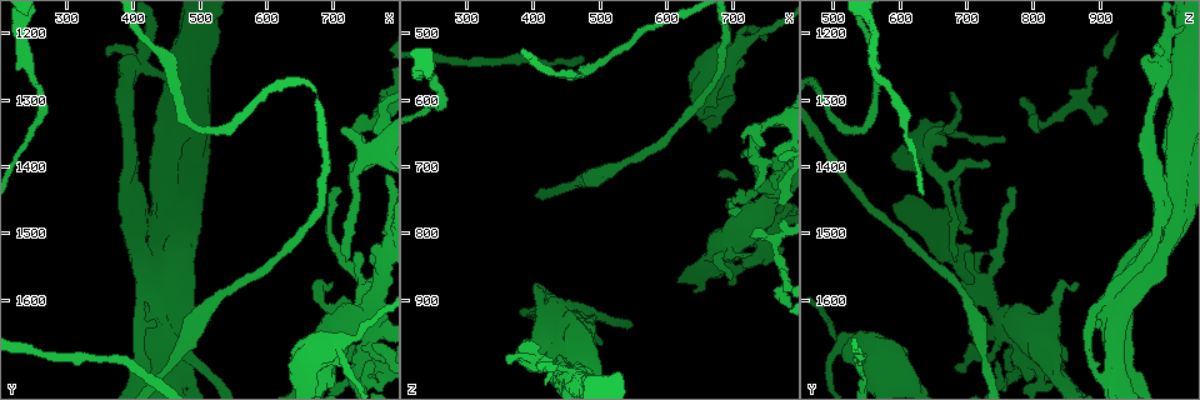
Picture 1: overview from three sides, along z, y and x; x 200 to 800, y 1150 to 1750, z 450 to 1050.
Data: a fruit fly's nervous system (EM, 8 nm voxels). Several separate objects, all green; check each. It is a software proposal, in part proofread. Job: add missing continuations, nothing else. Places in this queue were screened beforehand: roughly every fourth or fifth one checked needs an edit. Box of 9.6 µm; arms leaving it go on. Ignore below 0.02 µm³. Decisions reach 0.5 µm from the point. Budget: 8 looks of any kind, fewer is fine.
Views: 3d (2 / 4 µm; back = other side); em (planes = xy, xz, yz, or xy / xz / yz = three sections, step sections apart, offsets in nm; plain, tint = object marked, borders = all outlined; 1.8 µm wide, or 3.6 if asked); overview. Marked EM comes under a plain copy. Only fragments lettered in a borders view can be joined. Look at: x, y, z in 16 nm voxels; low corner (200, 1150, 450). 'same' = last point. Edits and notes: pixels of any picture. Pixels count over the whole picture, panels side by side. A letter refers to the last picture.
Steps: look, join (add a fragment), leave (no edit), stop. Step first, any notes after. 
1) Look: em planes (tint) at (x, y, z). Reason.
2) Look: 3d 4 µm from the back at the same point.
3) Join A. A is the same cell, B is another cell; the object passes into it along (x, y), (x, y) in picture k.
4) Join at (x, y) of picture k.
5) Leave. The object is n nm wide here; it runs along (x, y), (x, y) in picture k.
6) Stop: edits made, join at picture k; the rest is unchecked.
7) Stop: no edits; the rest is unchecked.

Look: em xy step 16 (borders) at (725, 1605, 830). Branch stops here.

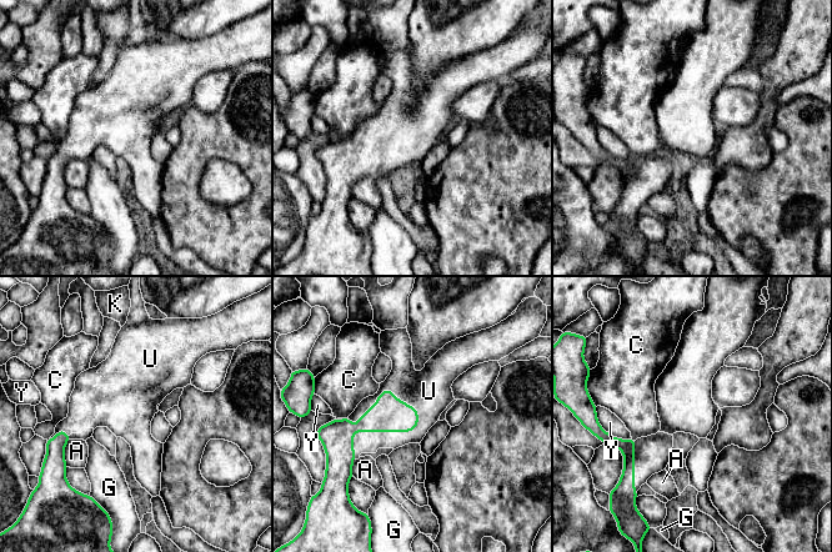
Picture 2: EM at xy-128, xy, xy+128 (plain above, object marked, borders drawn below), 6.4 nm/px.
Join U. U is the same cell, A, C, G, K and Y are other cells; it goes on there.

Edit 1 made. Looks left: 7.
Look: em yz step 16 (tint) at (720, 1545, 685). An open end.

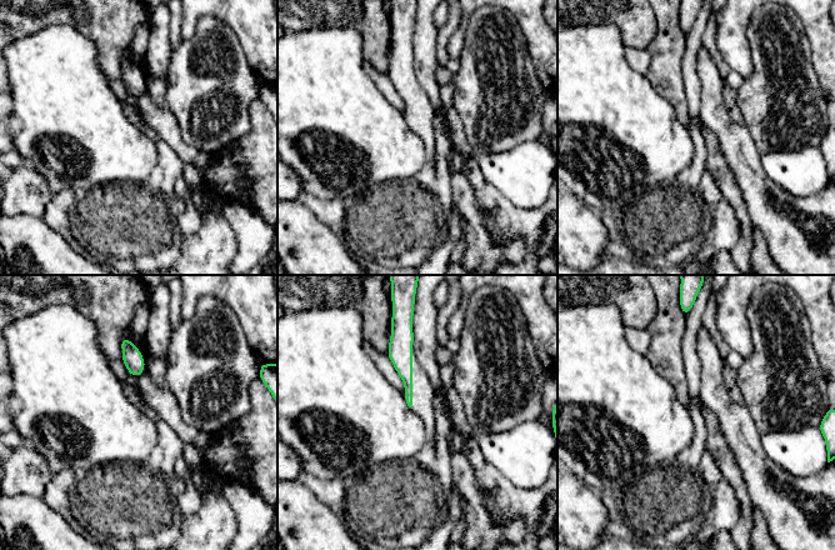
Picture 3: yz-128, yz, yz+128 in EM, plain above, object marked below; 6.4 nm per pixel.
Look: em planes (borders) at the same point.

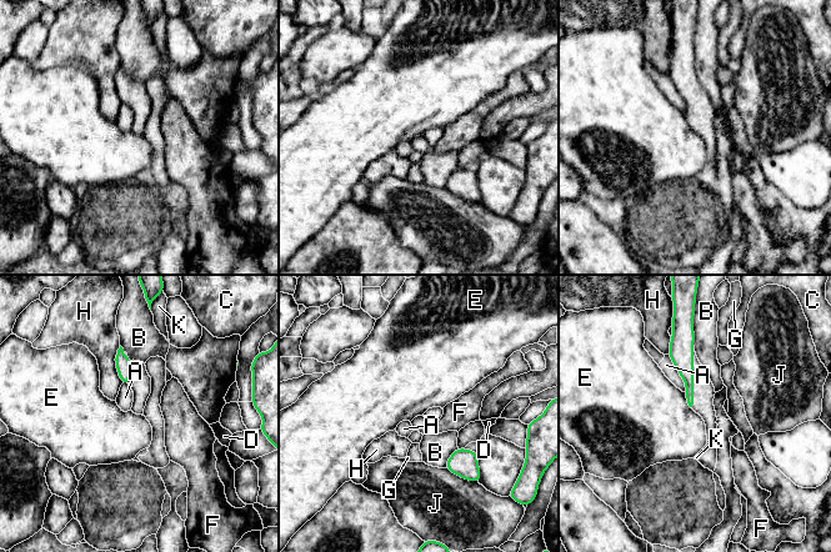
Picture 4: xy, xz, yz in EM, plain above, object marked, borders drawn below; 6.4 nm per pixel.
Leave. The longest contact is with A, 260 nm; A, B, C, D, E, F, G, H, J and K are other cells; a border runs along (684, 392), (690, 407) in picture 4; none of them fits.

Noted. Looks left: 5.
Look: em xz step 8 (tint) at (720, 1340, 665). Free end.

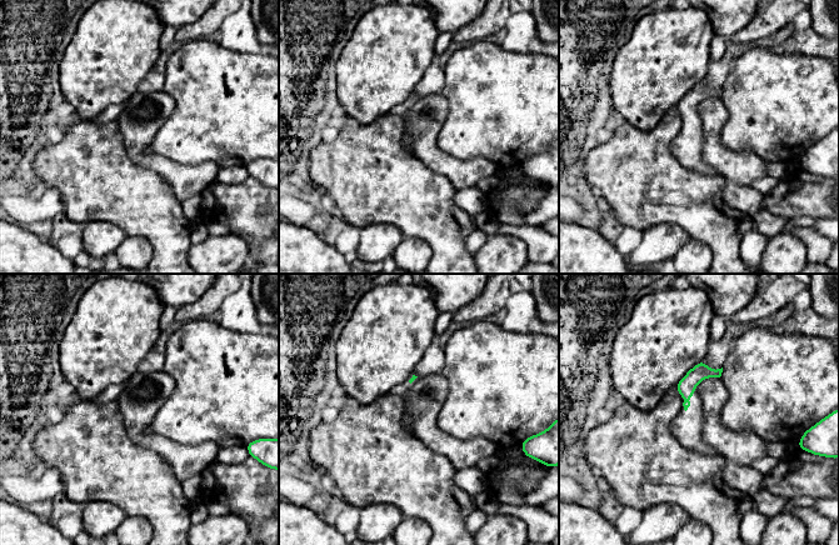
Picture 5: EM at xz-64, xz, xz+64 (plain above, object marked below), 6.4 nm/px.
Look: em planes (borders) at the same point. Cut it another way.

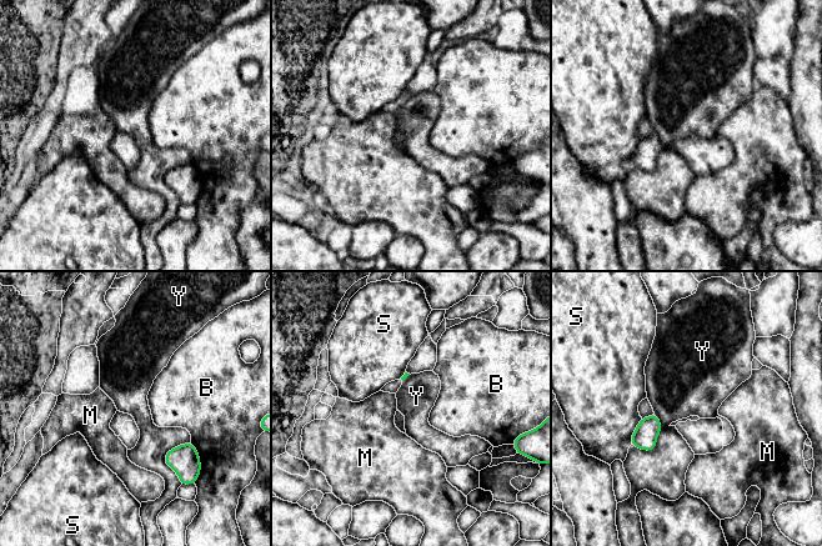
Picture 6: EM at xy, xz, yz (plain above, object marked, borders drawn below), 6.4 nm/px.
Leave. The longest contact is with Y, 280 nm; B, M, S and Y are other cells; a border runs along (653, 411), (656, 446), (632, 446) in picture 6; no lettered fragment goes on from it.

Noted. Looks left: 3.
Stop: edits made, join at picture 2; the rest is unchecked.

